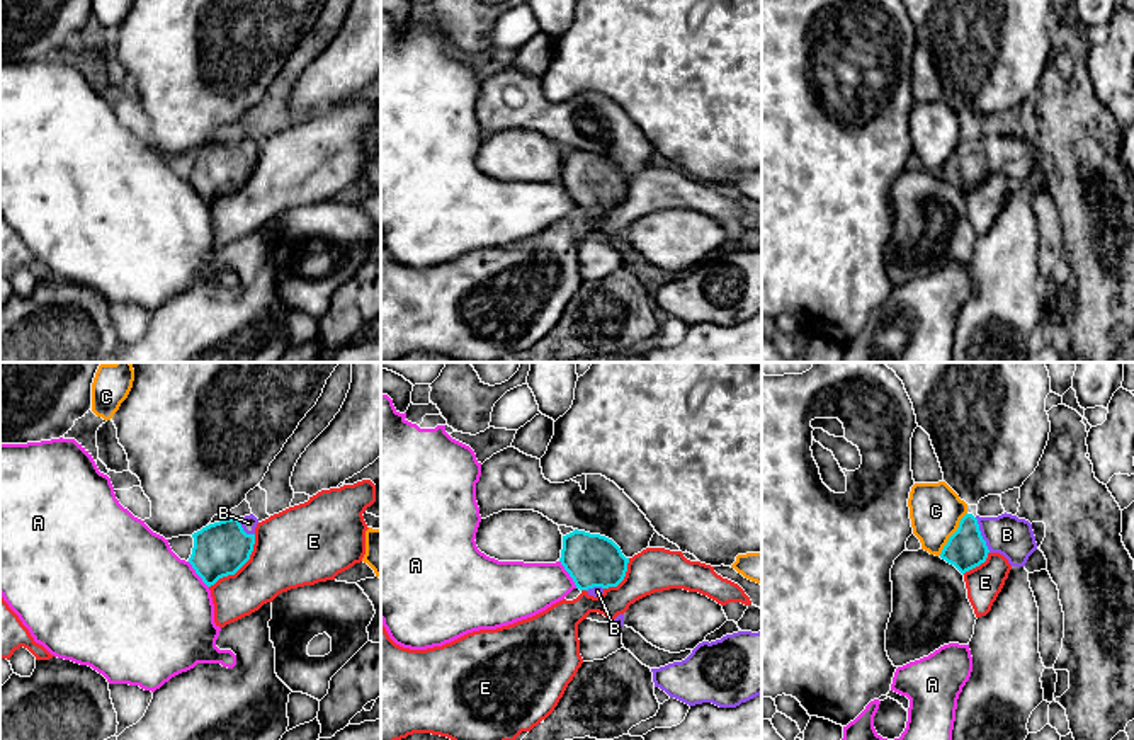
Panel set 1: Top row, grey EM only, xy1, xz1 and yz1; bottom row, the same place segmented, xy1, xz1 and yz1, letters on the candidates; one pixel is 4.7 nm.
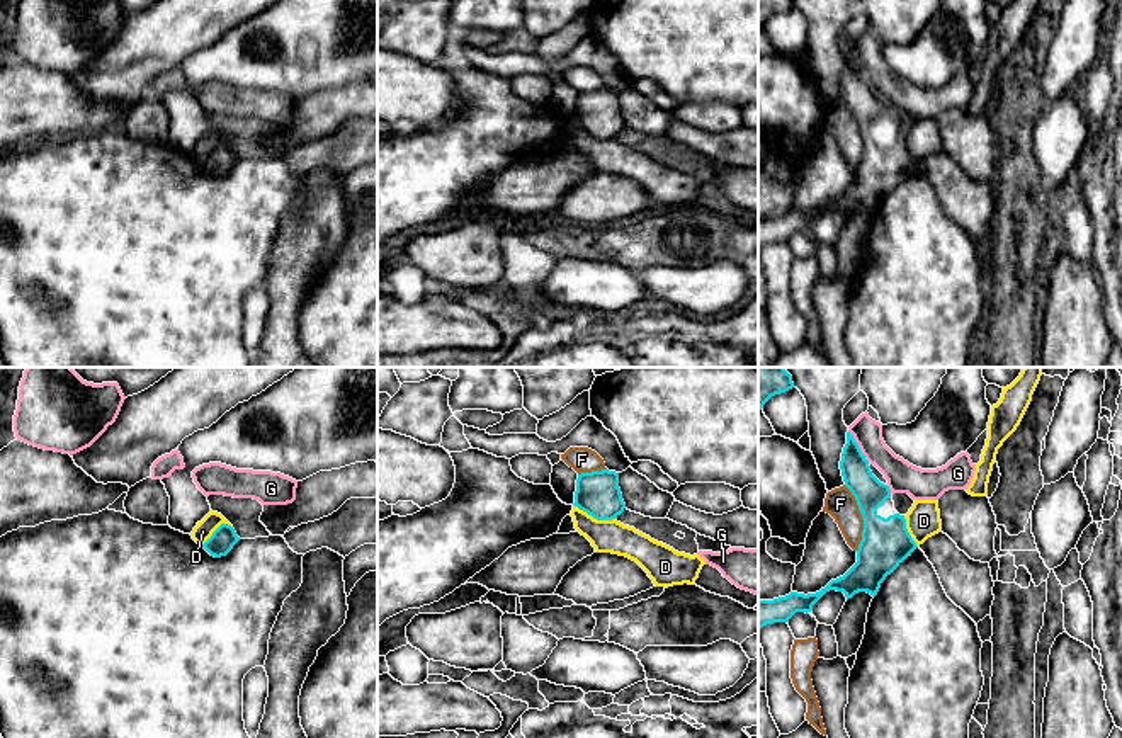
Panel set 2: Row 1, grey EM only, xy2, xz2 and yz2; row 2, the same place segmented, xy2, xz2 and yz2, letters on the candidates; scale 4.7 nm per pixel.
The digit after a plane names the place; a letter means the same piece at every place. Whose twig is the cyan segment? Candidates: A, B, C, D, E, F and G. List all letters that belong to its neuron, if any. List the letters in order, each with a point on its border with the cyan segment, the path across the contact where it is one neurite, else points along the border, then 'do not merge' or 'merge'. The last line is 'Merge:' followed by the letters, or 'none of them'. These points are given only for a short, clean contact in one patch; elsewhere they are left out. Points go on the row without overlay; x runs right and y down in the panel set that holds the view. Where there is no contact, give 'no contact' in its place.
A: meets cyan in xz1 at (568, 191); do not merge
B: meets cyan in yz1 at (980, 153); runs through yz1 (966, 167), (980, 153), (1007, 153); merge
C: meets cyan in yz1 at (952, 153); border along yz1 (966, 131), (939, 174); do not merge
D: meets cyan in xz2 at (594, 136); border along xz2 (573, 123), (597, 138), (614, 138); do not merge
E: meets cyan in xy1 at (240, 186); border along xy1 (255, 153), (250, 176), (233, 193), (220, 196), (209, 206); do not merge
F: meets cyan in yz2 at (862, 136); do not merge
G: meets cyan in yz2 at (857, 65); border along yz2 (849, 50), (869, 80); do not merge
Merge: B

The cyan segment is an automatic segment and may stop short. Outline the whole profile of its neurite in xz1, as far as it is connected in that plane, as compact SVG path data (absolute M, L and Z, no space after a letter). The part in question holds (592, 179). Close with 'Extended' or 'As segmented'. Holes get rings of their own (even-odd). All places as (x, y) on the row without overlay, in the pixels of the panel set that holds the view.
M575 148L563 155L561 184L576 208L598 216L609 206L617 206L627 191L629 177L609 157Z. Extended

